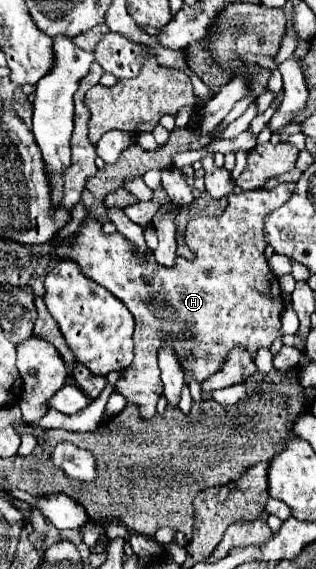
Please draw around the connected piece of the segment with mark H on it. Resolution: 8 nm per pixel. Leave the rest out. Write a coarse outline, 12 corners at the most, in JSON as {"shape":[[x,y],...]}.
{"shape":[[294,182],[188,222],[172,268],[92,216],[52,242],[136,320],[116,392],[156,414],[164,338],[202,382],[280,336],[266,216]]}

